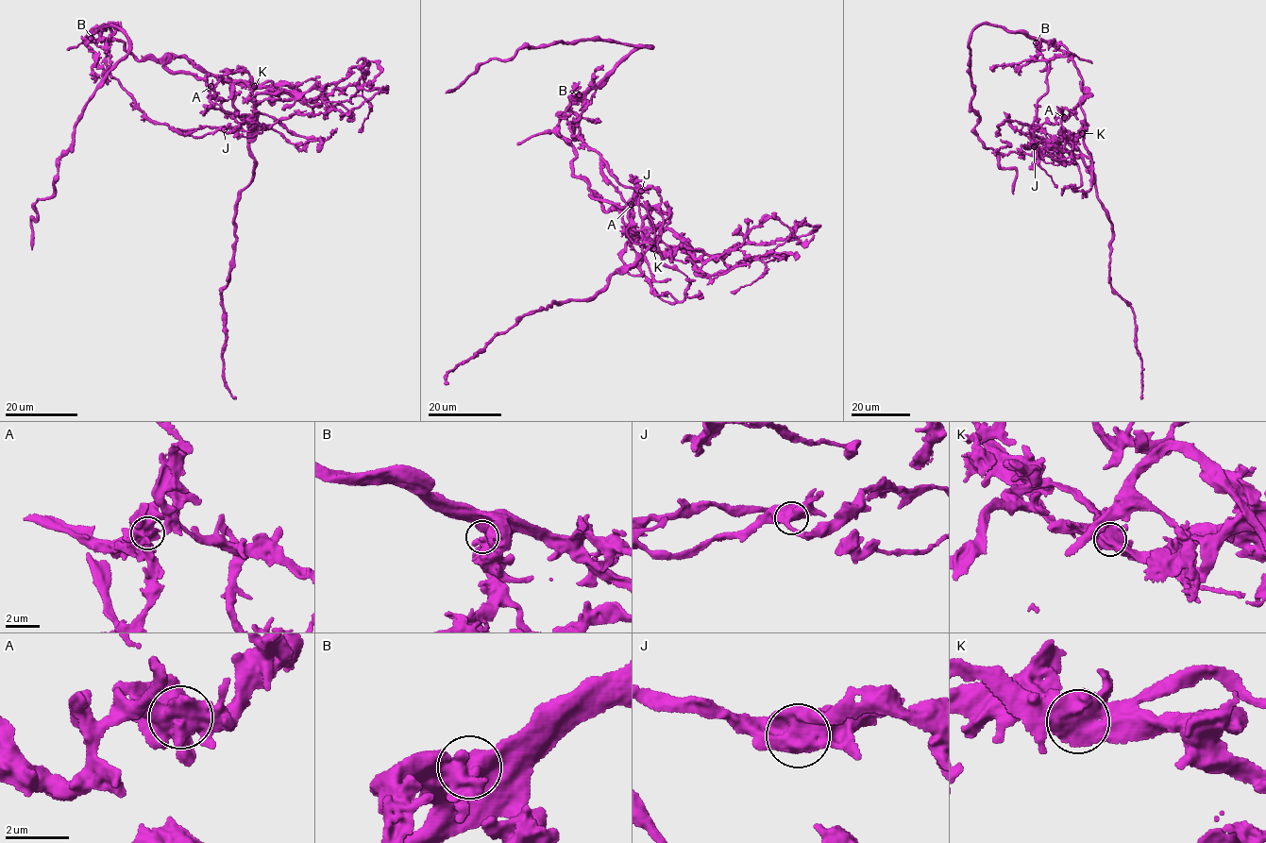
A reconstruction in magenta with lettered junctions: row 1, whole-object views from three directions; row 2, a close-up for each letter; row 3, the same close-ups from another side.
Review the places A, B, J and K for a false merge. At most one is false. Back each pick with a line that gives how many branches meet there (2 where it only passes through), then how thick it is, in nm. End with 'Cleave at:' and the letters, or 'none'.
K: 3 | 650 nm
Cleave at: K

